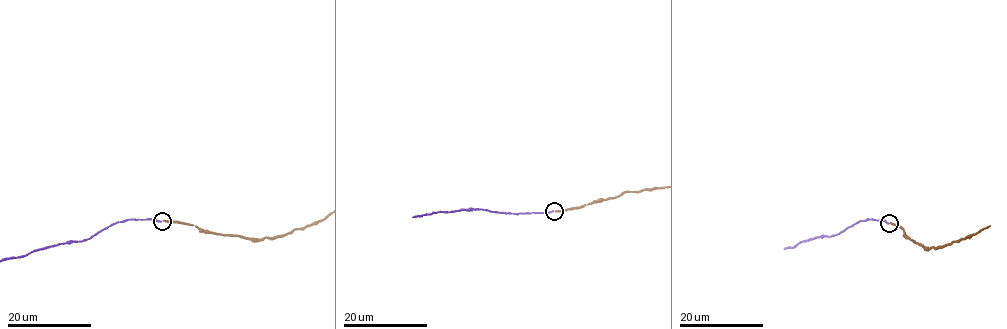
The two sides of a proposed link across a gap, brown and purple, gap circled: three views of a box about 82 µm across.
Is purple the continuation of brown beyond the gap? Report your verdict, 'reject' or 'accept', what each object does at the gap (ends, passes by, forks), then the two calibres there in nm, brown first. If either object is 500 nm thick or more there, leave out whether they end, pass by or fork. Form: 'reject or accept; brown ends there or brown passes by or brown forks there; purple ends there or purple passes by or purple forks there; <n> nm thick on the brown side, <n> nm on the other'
reject; brown ends there; purple ends there; 280 nm thick on the brown side, 180 nm on the other

